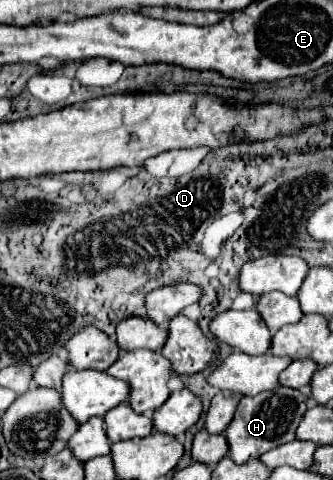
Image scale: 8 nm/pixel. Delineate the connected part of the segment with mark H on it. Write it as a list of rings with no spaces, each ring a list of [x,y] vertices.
[[[278,386],[276,390],[242,398],[236,408],[234,420],[224,430],[230,446],[228,456],[234,462],[244,464],[252,458],[260,458],[262,454],[280,444],[296,440],[296,426],[300,424],[300,418],[304,418],[304,410],[308,410],[308,396],[288,386]]]

